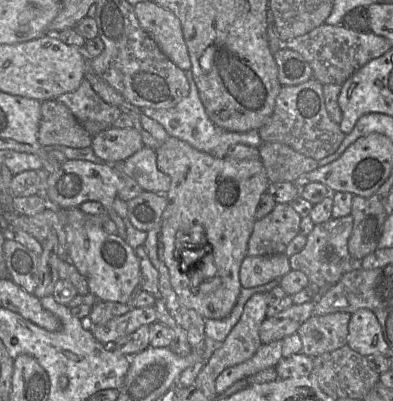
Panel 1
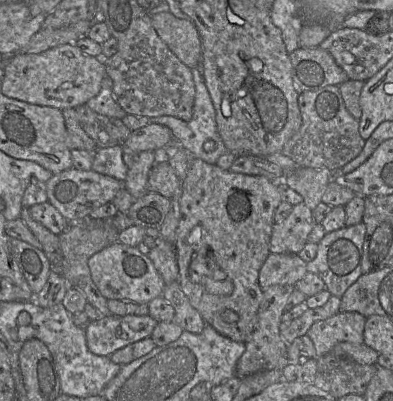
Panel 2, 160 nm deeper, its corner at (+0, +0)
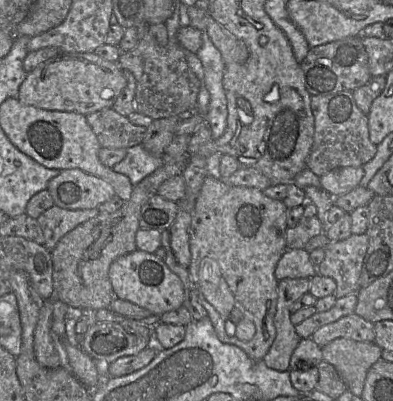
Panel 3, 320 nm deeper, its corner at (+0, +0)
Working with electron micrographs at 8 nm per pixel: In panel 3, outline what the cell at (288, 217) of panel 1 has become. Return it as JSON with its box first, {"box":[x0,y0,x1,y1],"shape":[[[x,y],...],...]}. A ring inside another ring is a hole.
{"box":[286,202,323,250],"shape":[[[306,202],[299,223],[286,230],[287,250],[304,249],[310,239],[321,233],[323,233],[323,226],[317,215],[317,208],[313,203]]]}

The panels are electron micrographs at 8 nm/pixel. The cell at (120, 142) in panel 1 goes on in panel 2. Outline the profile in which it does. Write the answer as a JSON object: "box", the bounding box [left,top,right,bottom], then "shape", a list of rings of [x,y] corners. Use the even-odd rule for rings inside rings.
{"box":[122,122,174,153],"shape":[[[151,122],[147,126],[132,131],[122,147],[133,151],[150,150],[161,153],[172,140],[174,137],[169,128]]]}

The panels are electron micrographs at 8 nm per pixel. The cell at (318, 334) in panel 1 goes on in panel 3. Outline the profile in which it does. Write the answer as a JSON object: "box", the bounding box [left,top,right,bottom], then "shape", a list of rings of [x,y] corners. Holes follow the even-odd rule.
{"box":[311,313,374,348],"shape":[[[353,313],[317,329],[311,339],[321,348],[337,338],[348,338],[360,342],[374,342],[374,323]]]}

